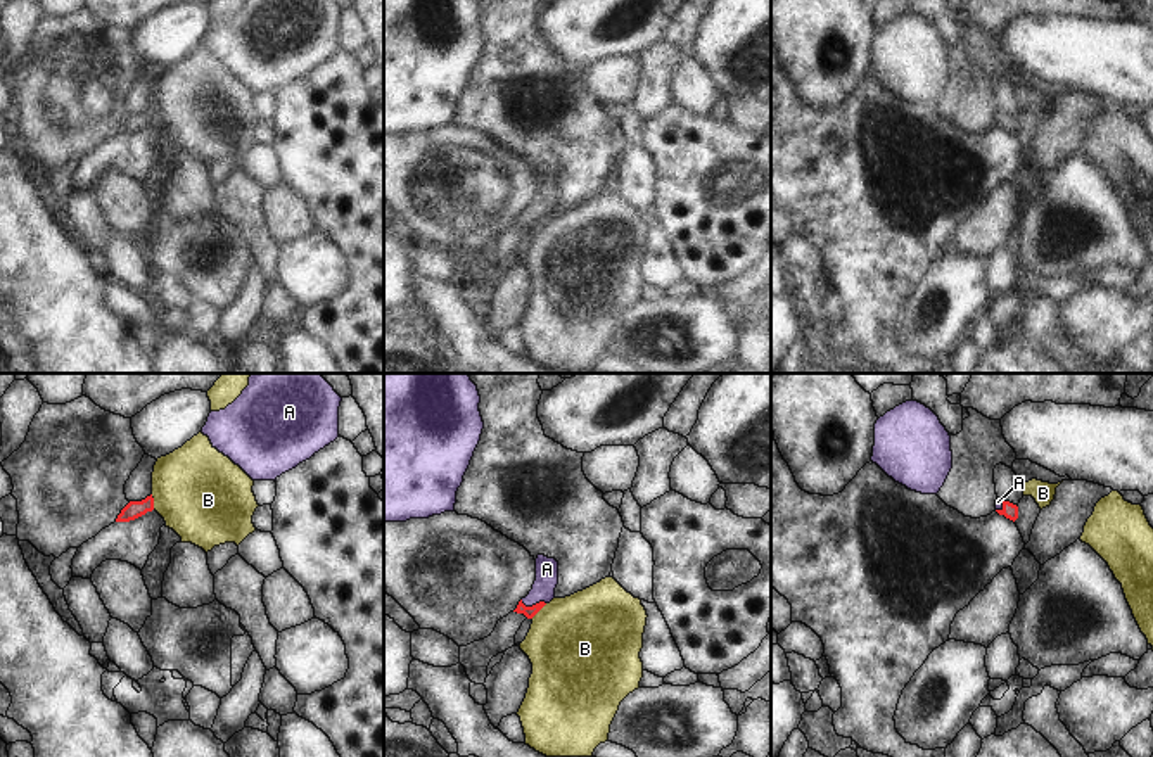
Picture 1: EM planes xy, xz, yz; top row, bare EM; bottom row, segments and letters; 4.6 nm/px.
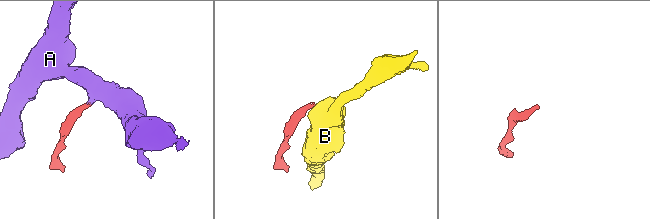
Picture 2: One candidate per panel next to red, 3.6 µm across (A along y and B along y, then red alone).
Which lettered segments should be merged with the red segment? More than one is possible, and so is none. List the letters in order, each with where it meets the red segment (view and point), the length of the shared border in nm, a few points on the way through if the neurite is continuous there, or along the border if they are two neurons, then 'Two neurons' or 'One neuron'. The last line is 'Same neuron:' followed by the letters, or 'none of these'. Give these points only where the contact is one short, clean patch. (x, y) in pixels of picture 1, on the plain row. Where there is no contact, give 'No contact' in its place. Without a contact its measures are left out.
A: Touches red at xz (533, 218). Shared border 120 nm. Path across: xz (529, 225), (533, 218), (543, 204), (547, 182). One neuron
B: Touches red at xy (152, 114). Shared border 70 nm. Boundary: xy (151, 108), (154, 121). Two neurons
Same neuron: A.

